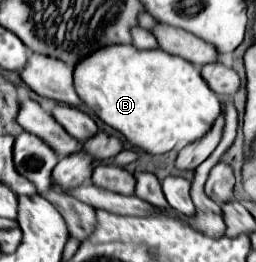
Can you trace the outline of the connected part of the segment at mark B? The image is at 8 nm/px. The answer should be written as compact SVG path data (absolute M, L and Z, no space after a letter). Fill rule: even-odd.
M105 46L91 54L91 58L83 58L79 66L73 70L75 78L75 92L79 98L93 110L97 118L101 118L107 126L119 130L135 148L147 154L165 154L173 150L179 142L195 142L213 126L215 118L219 116L219 98L201 78L199 70L179 58L171 56L163 50L137 50L135 46Z

